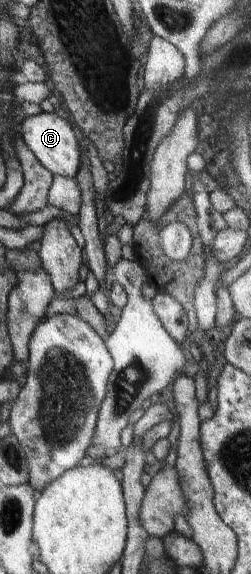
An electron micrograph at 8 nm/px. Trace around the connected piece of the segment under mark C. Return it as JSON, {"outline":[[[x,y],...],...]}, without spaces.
{"outline":[[[44,111],[37,115],[27,116],[20,122],[19,131],[23,143],[36,156],[36,160],[43,164],[53,176],[60,175],[70,178],[76,176],[82,164],[80,160],[82,150],[80,150],[80,142],[76,138],[74,128],[68,124],[64,116],[58,112],[45,113]]]}

